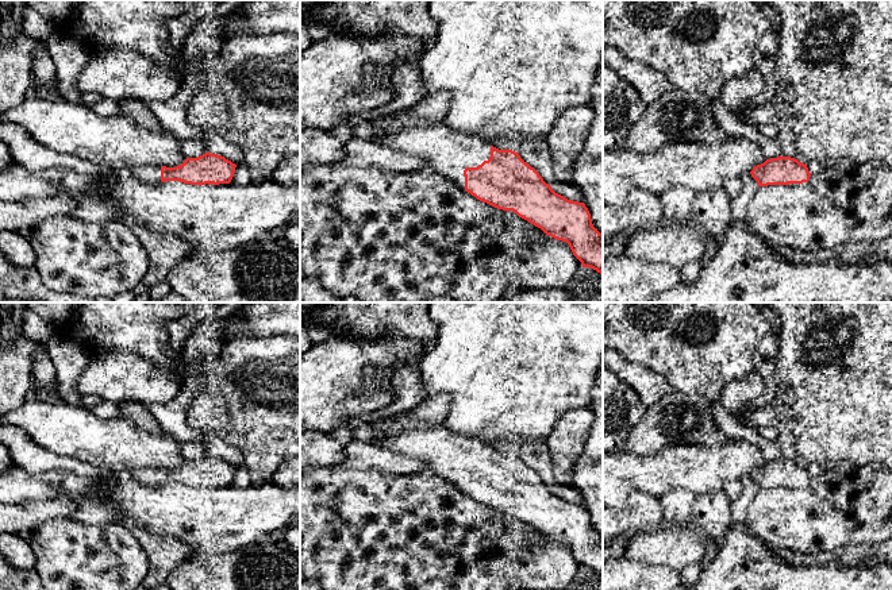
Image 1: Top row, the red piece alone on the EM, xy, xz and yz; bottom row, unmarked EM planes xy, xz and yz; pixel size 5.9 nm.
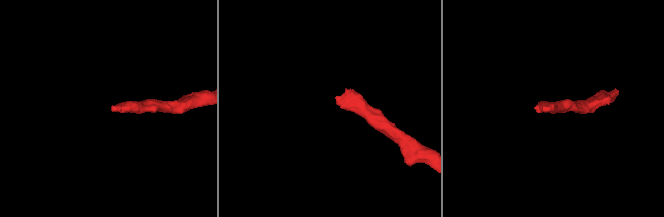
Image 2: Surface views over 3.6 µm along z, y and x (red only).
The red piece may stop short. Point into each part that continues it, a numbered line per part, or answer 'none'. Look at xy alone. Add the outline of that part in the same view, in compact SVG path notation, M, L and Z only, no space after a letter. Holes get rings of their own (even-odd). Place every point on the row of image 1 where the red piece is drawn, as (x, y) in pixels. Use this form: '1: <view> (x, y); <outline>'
1: xy (149, 173); M138 165L128 169L128 171L138 180L146 182L161 182L161 167L154 165Z

